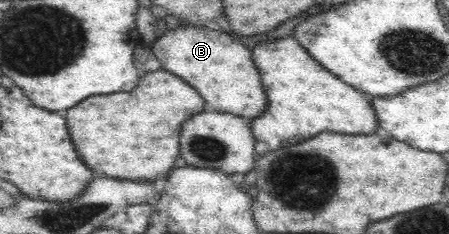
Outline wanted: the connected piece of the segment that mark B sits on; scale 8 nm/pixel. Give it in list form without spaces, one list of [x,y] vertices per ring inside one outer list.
[[[180,25],[177,28],[166,27],[164,33],[155,36],[150,47],[161,69],[182,78],[200,94],[205,102],[205,109],[219,113],[230,113],[247,120],[259,117],[267,107],[268,101],[261,82],[260,72],[252,62],[250,50],[242,46],[238,40],[233,40],[232,34],[208,27],[195,25]]]

